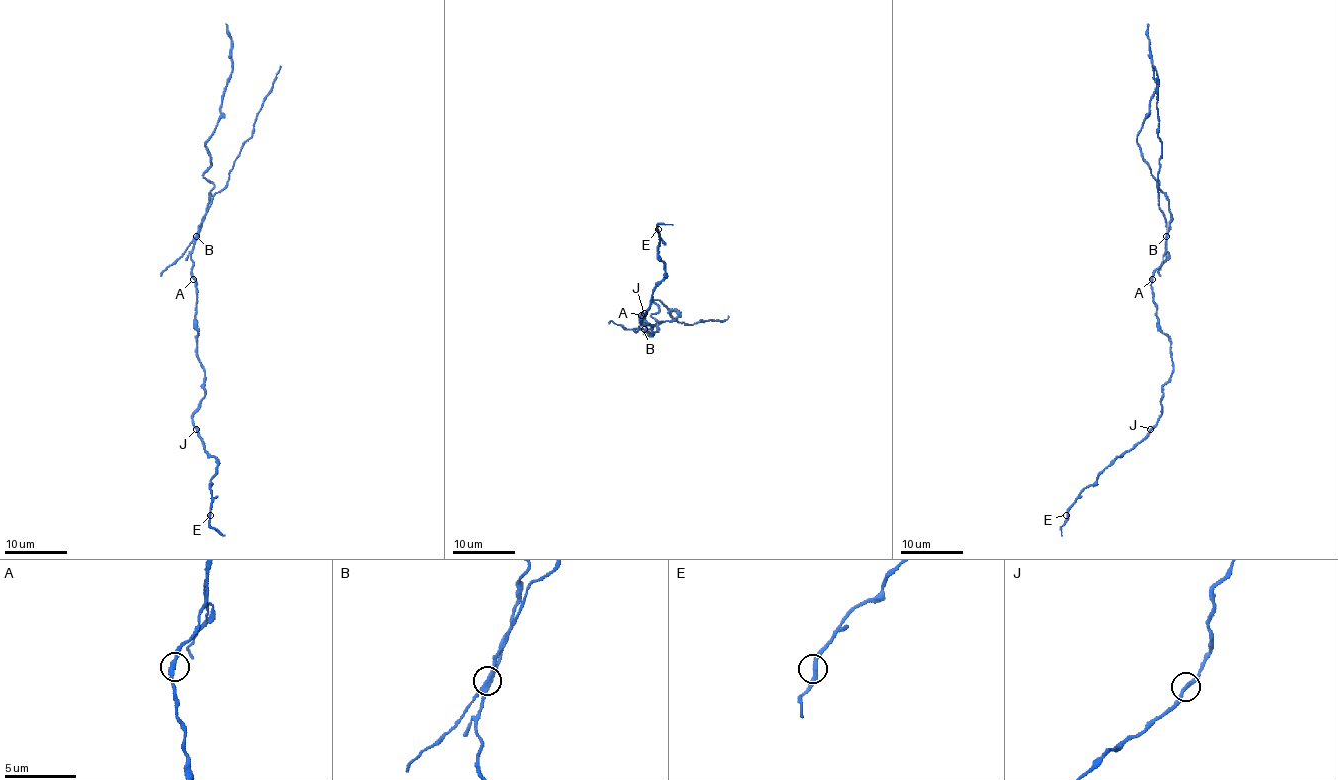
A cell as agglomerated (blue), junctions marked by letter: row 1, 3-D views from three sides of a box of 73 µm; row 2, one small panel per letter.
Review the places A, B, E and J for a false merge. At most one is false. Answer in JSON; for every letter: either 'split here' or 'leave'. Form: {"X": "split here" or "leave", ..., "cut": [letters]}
{"A": "leave", "B": "split here", "E": "leave", "J": "leave", "cut": ["B"]}

